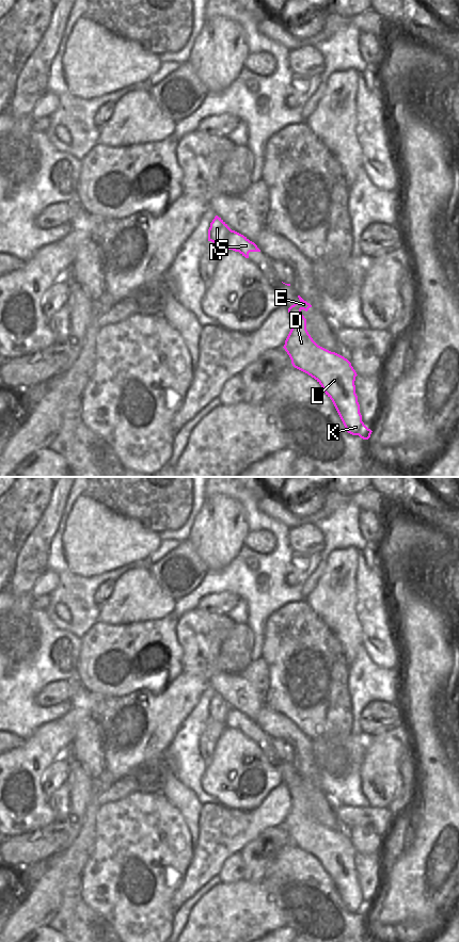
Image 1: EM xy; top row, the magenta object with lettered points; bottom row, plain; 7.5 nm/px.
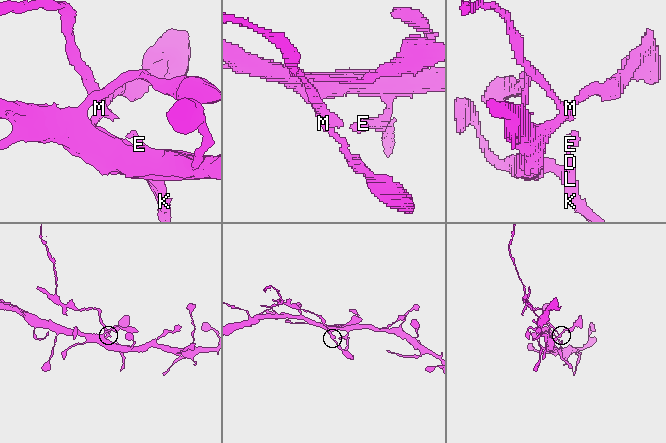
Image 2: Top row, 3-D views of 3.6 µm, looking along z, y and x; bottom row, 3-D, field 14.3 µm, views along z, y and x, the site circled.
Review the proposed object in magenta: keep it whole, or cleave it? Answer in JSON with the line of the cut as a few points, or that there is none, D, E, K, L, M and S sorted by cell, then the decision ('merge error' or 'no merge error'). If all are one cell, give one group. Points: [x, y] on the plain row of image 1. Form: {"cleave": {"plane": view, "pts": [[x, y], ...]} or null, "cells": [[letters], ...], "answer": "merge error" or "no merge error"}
{"cleave": {"plane": "xy", "pts": [[231, 707], [227, 719], [224, 722]]}, "cells": [["D", "E", "K", "L", "M"], ["S"]], "answer": "merge error"}

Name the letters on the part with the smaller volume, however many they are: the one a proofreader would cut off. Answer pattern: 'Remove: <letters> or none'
Remove: S

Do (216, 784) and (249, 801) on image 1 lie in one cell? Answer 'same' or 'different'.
same

